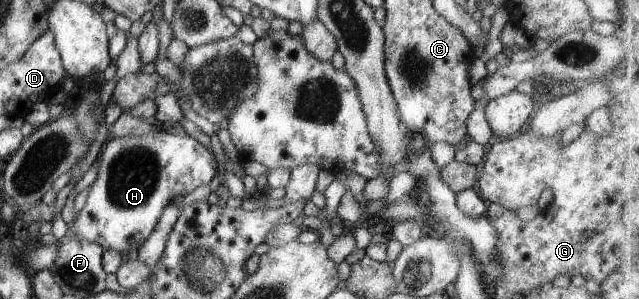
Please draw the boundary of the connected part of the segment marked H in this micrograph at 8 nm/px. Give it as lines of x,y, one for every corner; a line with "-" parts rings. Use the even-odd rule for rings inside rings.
163,129
140,137
112,137
106,146
100,148
97,157
98,161
93,165
98,170
98,175
89,188
84,207
72,222
70,233
80,241
98,243
105,250
120,253
138,249
146,241
168,203
178,201
200,185
208,185
217,175
217,162
214,161
212,151
208,151
202,143
198,143
189,135
172,135

